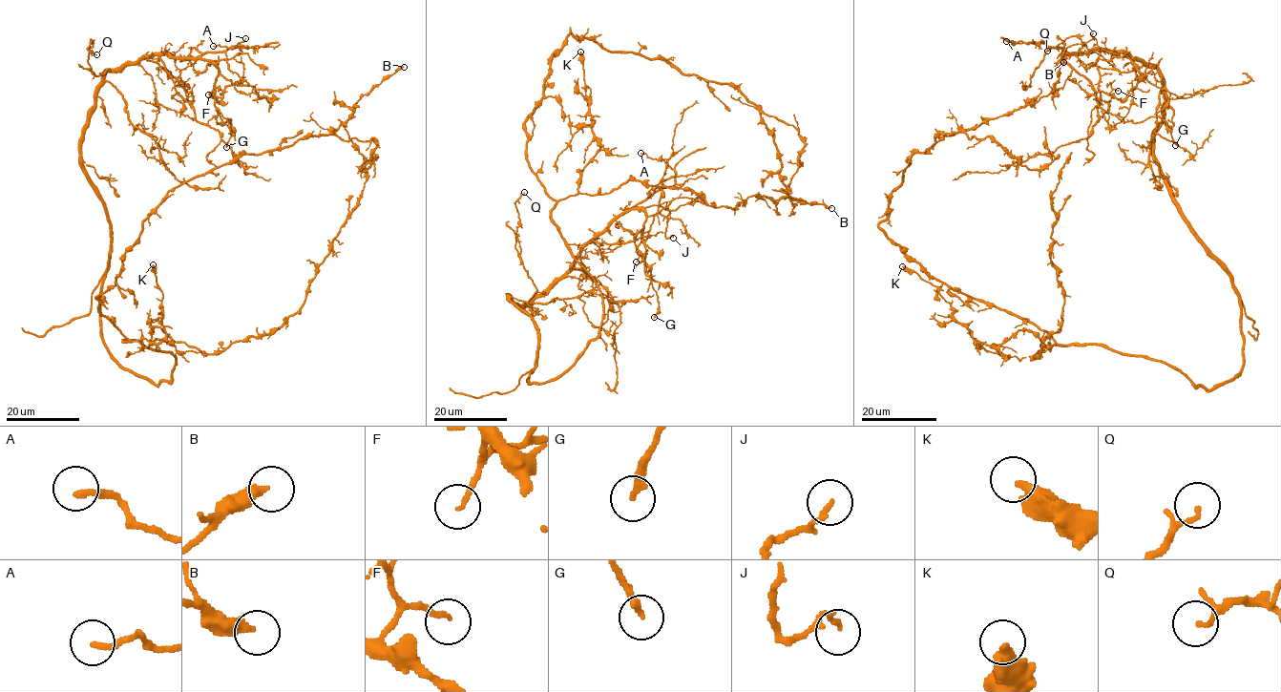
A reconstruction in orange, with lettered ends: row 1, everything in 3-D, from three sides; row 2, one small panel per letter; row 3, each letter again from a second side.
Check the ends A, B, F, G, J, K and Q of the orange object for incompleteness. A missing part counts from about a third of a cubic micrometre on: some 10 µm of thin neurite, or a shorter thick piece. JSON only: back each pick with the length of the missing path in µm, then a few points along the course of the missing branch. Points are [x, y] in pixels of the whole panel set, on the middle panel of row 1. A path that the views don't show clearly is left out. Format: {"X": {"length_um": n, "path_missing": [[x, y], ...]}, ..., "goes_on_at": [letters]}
{"goes_on_at": []}

